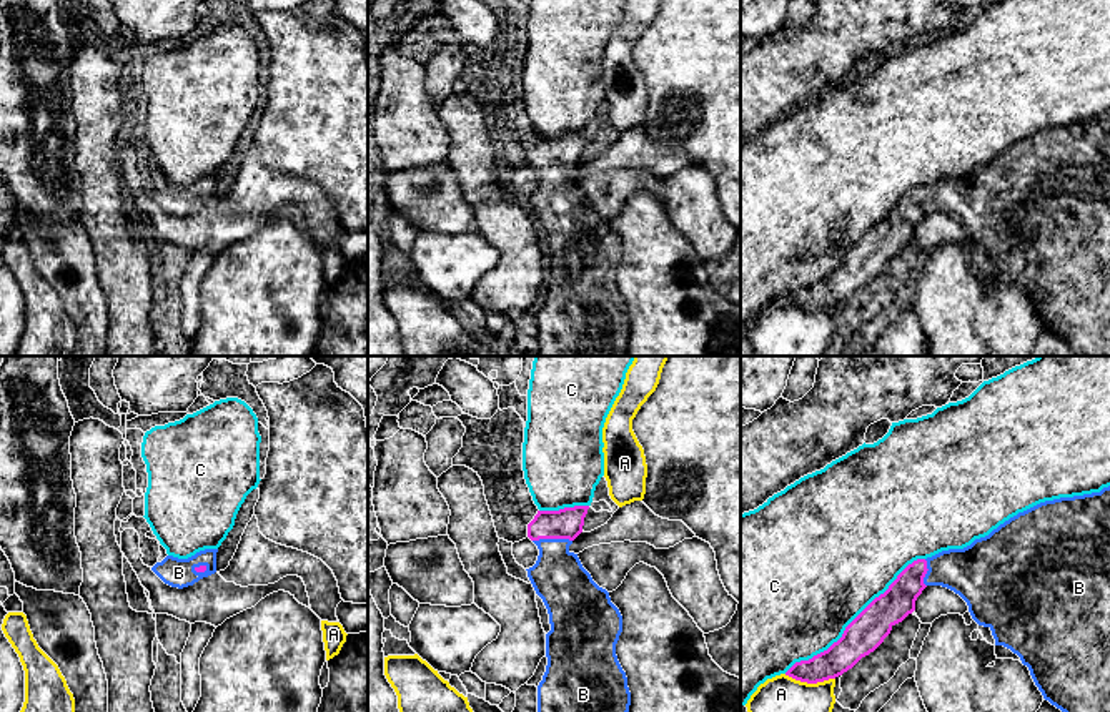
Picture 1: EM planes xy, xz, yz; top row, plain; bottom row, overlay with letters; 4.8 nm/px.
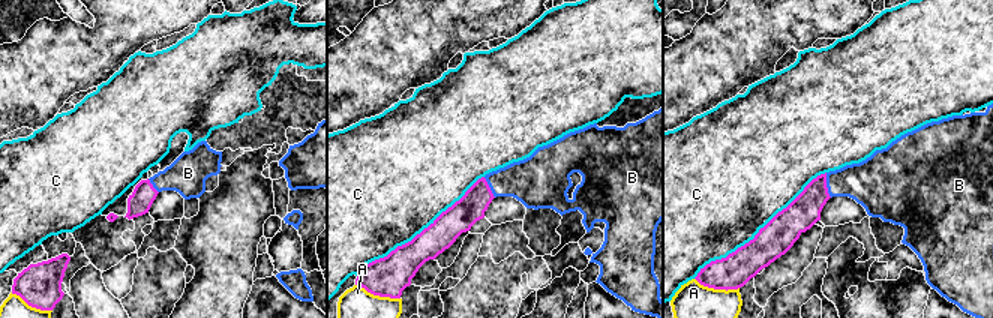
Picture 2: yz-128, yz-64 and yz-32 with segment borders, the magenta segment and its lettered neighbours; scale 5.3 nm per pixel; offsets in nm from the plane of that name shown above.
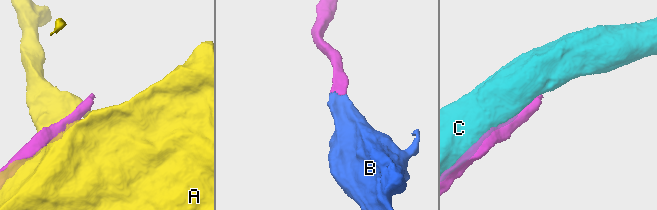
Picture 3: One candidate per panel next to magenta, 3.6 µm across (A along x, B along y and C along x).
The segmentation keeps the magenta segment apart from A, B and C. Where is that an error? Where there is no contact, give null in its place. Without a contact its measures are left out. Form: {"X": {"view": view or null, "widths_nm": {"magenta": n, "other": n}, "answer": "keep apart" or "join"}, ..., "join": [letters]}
{"A": {"view": "yz", "widths_nm": {"magenta": 150, "other": 340}, "answer": "keep apart"}, "B": {"view": "xz", "widths_nm": {"magenta": 150, "other": 260}, "answer": "join"}, "C": {"view": "yz", "widths_nm": {"magenta": 180, "other": 500}, "answer": "keep apart"}, "join": ["B"]}

